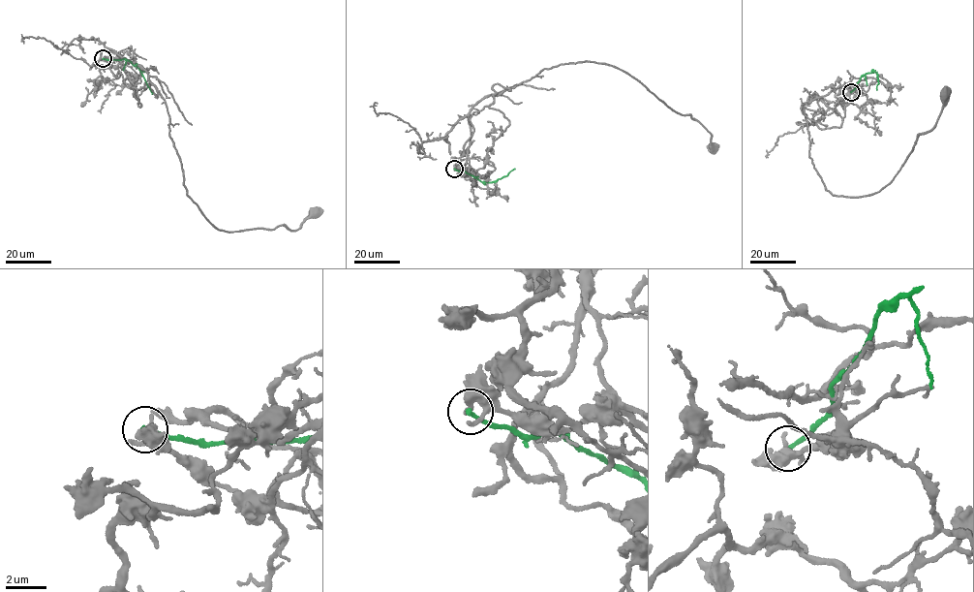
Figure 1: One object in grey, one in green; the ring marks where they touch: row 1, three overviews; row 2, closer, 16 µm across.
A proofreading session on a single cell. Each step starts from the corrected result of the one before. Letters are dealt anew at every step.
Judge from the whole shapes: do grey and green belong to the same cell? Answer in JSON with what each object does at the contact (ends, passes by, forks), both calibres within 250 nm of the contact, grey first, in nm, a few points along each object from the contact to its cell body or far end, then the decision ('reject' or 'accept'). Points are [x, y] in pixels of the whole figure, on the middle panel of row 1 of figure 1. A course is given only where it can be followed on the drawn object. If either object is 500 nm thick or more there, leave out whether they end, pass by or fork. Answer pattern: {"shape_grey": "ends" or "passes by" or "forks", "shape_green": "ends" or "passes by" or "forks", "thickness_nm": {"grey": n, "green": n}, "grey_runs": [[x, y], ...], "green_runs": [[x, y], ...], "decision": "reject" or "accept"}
{"thickness_nm": {"grey": 550, "green": 220}, "grey_runs": [[454, 169], [470, 167], [472, 106], [543, 69], [585, 60], [637, 79], [673, 110], [699, 121], [713, 146]], "green_runs": [[454, 169], [485, 183], [507, 175], [515, 169]], "decision": "reject"}

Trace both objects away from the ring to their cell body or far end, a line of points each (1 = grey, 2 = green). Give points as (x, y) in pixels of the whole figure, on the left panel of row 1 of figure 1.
1: (103, 58), (116, 66), (125, 57), (146, 72), (165, 102), (187, 195), (219, 230), (295, 231), (314, 213)
2: (103, 58), (130, 61), (140, 72), (152, 94)

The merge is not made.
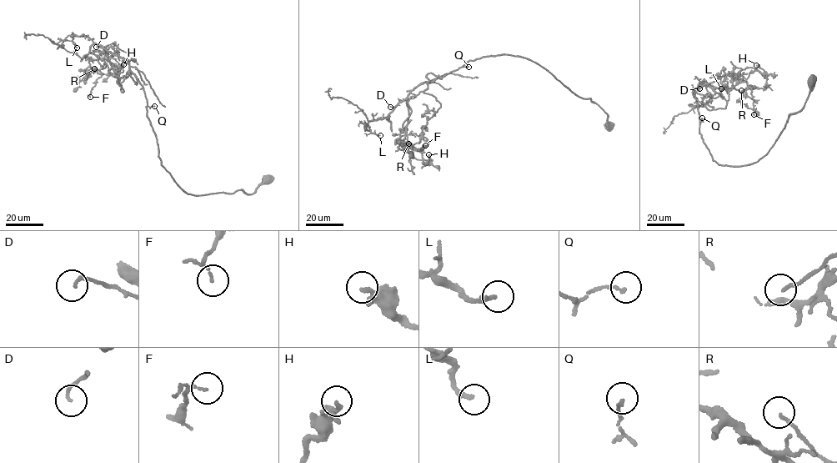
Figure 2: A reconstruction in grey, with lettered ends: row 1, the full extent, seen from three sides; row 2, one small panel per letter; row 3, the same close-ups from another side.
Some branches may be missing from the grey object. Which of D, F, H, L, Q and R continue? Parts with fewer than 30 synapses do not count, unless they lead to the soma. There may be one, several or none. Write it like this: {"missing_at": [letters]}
{"missing_at": []}

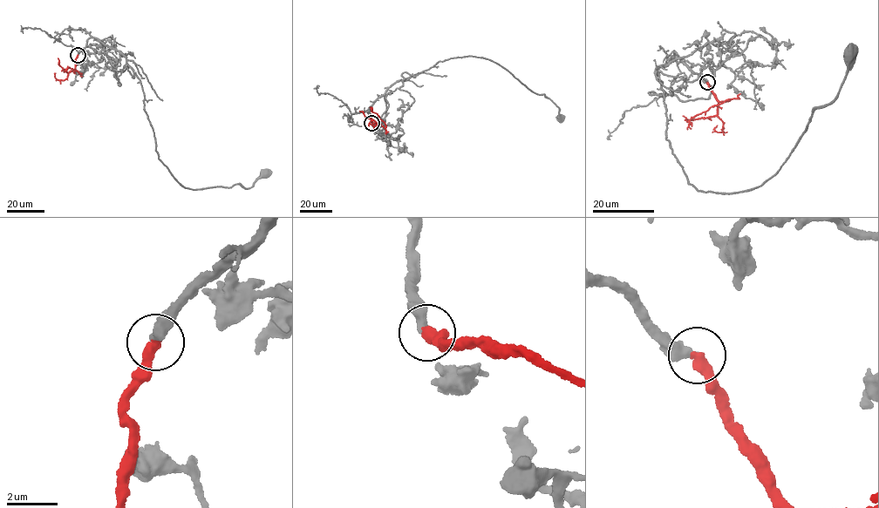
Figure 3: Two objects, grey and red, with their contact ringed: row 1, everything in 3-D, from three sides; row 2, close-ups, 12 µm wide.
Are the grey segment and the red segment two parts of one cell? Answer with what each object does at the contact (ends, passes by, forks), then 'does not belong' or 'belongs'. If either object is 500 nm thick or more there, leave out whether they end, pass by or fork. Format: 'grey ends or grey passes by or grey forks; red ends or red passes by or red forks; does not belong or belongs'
grey ends; red ends; belongs

